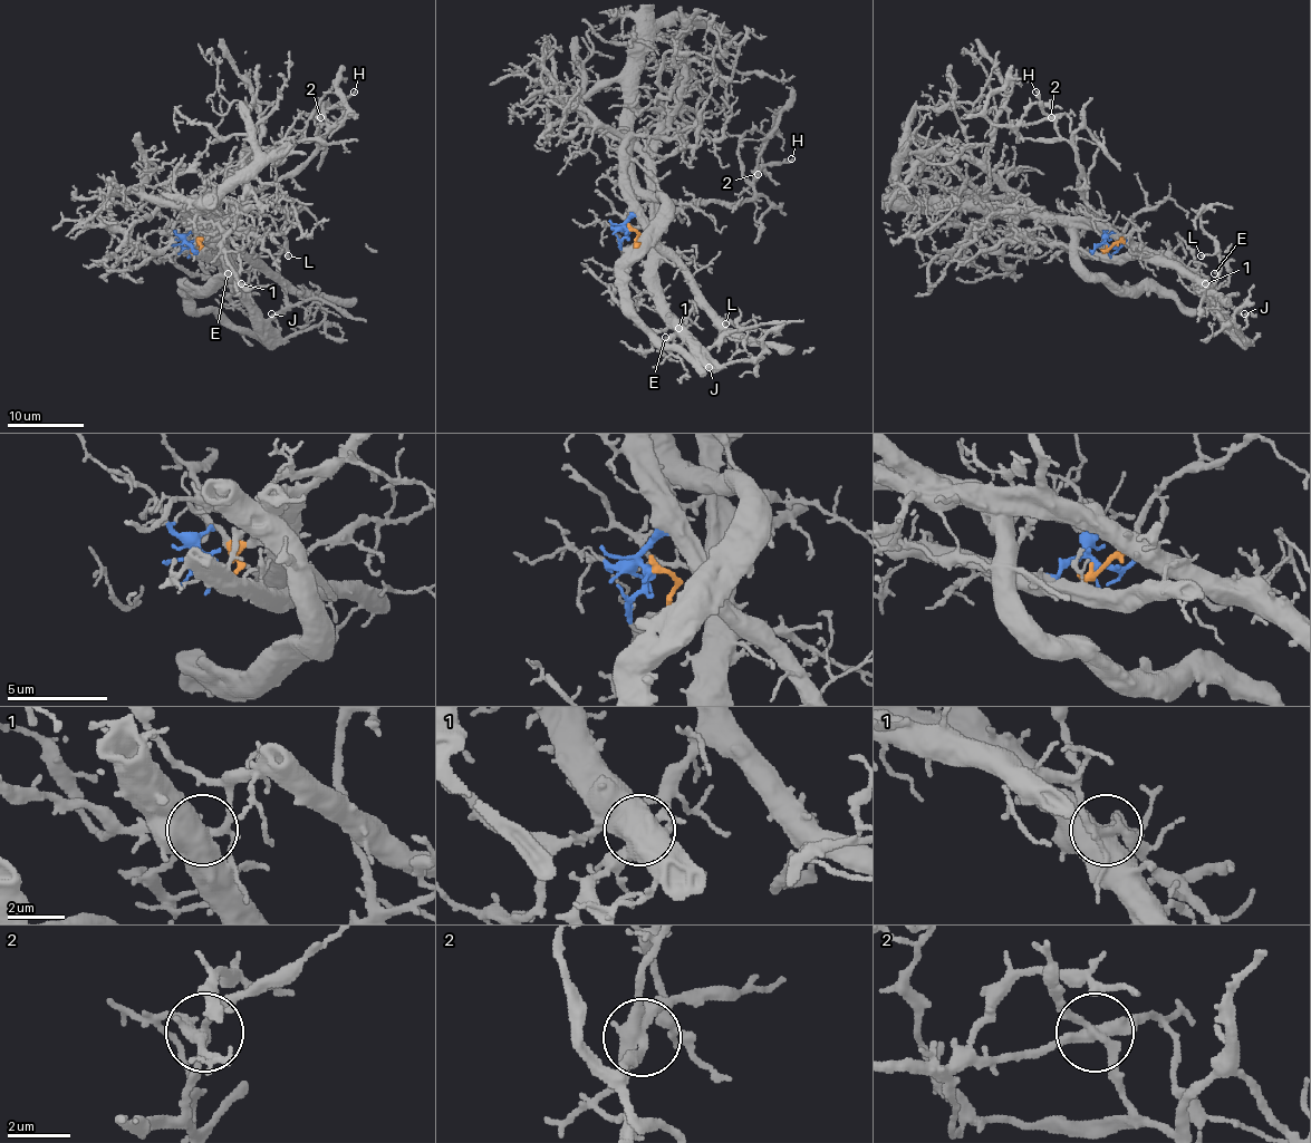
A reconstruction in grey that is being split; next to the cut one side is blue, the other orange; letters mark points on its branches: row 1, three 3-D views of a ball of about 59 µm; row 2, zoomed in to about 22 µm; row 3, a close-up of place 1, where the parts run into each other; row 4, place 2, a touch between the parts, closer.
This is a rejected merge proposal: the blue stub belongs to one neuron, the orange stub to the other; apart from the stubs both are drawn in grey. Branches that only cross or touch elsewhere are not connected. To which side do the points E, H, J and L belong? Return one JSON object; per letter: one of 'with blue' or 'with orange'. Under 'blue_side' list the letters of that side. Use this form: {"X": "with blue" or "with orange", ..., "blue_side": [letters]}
{"E": "with blue", "H": "with orange", "J": "with orange", "L": "with orange", "blue_side": ["E"]}

